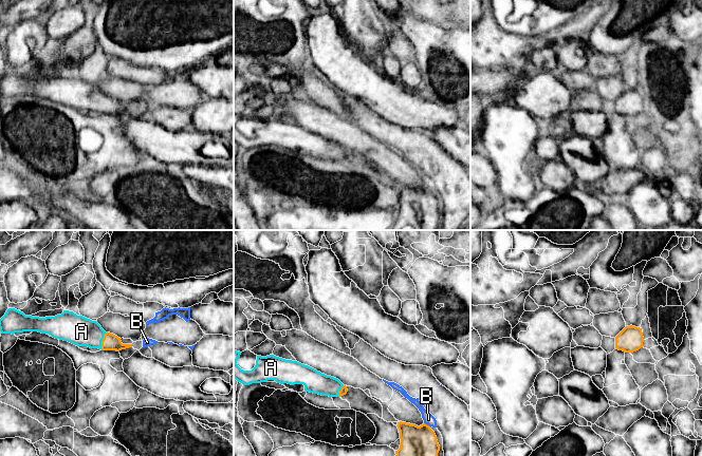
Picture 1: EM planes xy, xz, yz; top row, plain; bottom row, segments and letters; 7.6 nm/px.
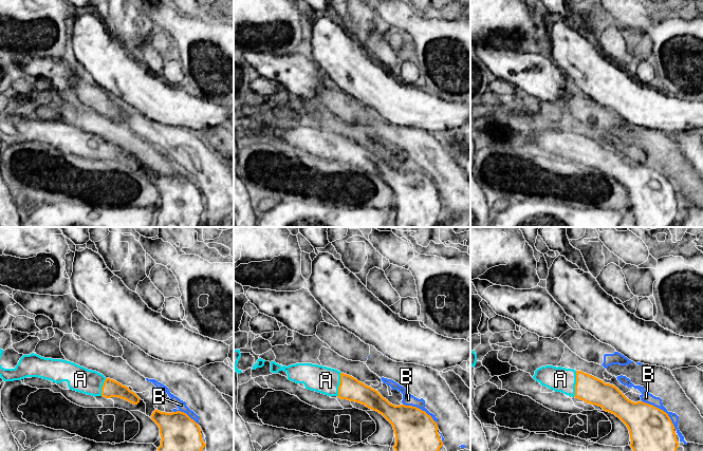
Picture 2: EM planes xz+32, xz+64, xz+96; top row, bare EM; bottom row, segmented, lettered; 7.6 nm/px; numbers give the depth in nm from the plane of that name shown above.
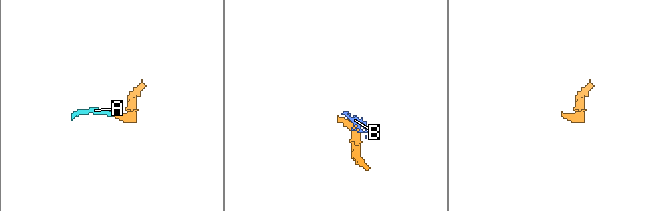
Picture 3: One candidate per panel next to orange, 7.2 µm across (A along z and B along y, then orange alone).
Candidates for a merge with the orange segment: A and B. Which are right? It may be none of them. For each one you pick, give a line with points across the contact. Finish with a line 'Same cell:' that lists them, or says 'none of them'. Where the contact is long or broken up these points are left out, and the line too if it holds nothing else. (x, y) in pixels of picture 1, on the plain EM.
A: runs through xy (110, 106), (102, 105), (89, 96), (81, 95)
Same cell: A

